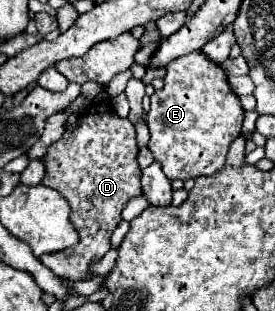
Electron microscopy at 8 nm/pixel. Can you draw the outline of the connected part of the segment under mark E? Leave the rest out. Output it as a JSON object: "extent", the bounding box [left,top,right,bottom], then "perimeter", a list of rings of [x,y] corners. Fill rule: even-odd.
{"extent":[147,49,243,179],"perimeter":[[[203,49],[177,57],[167,65],[167,75],[163,77],[165,85],[163,89],[155,91],[151,95],[151,109],[147,113],[147,127],[151,133],[149,149],[163,165],[163,173],[169,179],[195,179],[199,175],[215,175],[223,169],[229,145],[235,141],[235,137],[241,135],[241,123],[243,123],[243,107],[239,101],[239,95],[231,89],[229,77],[221,65],[217,65],[213,59],[207,57]]]}

